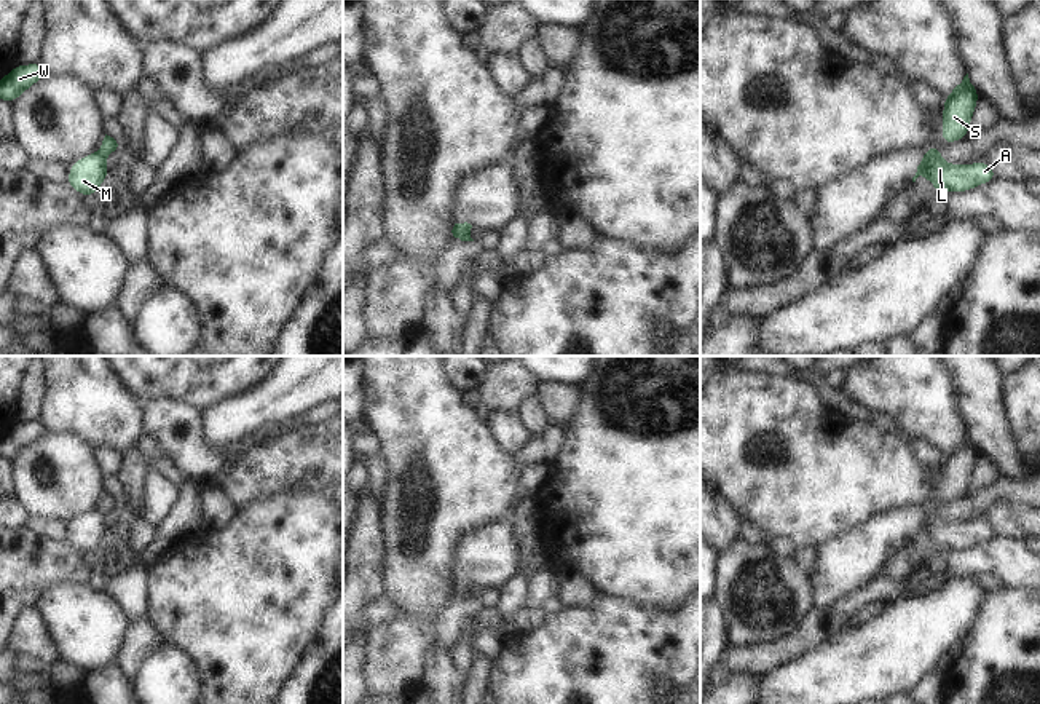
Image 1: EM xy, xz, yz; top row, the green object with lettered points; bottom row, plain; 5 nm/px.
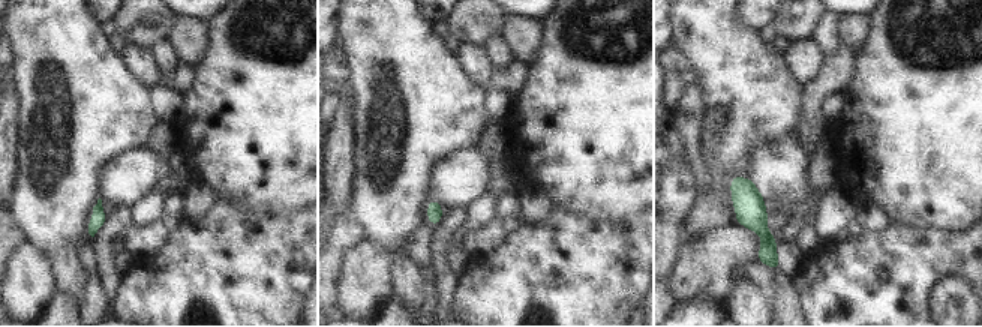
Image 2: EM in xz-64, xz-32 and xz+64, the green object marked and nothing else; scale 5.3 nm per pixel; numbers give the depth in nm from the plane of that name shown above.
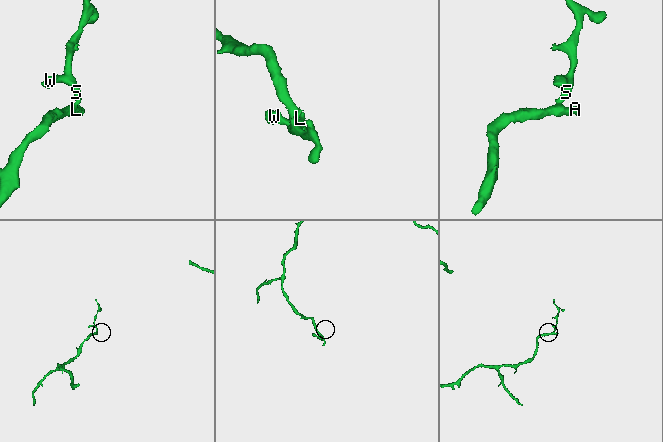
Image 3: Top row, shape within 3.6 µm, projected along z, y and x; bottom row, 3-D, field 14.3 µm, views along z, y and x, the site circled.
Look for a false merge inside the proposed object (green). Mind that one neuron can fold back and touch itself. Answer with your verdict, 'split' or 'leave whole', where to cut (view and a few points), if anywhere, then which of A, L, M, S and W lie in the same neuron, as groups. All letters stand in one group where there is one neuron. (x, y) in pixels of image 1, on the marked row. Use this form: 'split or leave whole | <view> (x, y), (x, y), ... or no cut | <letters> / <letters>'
split | xy (99, 150), (106, 155) | A L M / S W

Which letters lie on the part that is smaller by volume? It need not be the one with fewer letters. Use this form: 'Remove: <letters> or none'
Remove: S, W

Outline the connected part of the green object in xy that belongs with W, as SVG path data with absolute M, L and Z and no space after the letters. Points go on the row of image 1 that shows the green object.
M41 62L30 65L14 65L8 75L0 80L0 99L13 102L32 85L46 75Z

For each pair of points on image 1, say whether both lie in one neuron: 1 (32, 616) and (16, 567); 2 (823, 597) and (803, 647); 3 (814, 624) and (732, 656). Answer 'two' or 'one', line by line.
1: two
2: two
3: one

